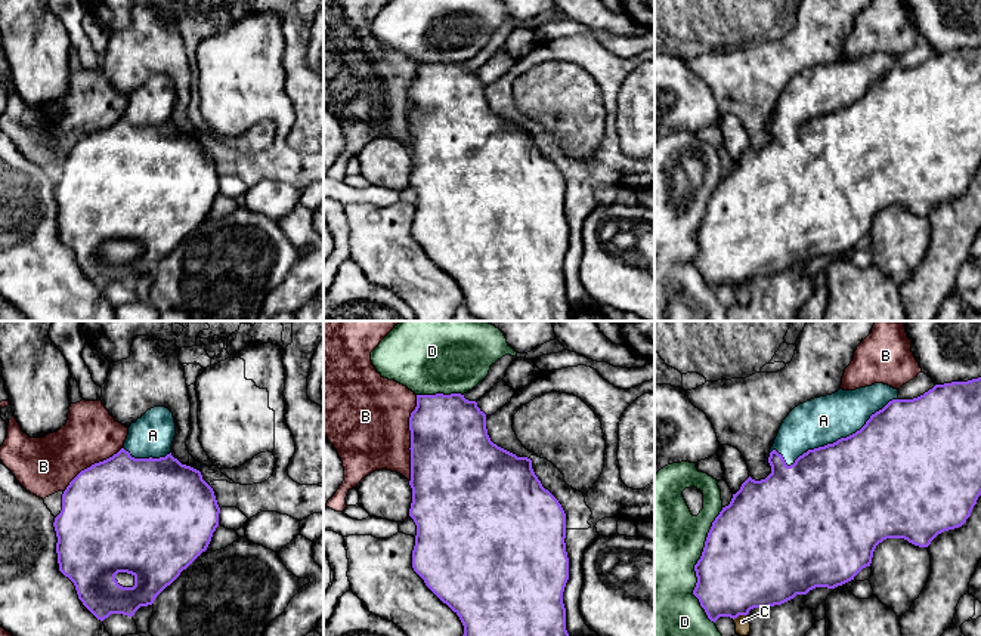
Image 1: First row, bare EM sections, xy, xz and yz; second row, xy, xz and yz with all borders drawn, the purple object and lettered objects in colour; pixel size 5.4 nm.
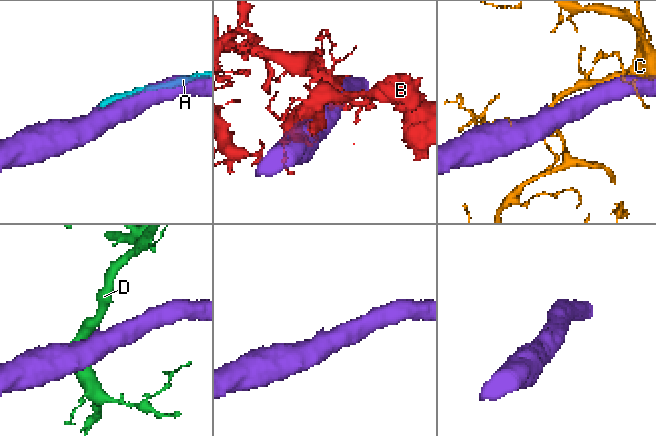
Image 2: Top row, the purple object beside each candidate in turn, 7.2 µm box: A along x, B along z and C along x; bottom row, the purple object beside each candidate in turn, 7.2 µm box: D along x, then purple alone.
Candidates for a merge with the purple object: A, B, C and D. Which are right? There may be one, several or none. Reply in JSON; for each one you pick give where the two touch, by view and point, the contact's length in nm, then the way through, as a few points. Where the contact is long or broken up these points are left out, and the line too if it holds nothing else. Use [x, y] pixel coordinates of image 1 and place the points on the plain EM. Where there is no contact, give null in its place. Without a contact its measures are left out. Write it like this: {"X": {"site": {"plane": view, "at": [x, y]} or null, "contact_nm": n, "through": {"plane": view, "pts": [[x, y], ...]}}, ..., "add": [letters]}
{"A": {"site": {"plane": "yz", "at": [833, 111]}, "contact_nm": 750}, "add": ["A"]}

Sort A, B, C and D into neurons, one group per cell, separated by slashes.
A / B / C / D

